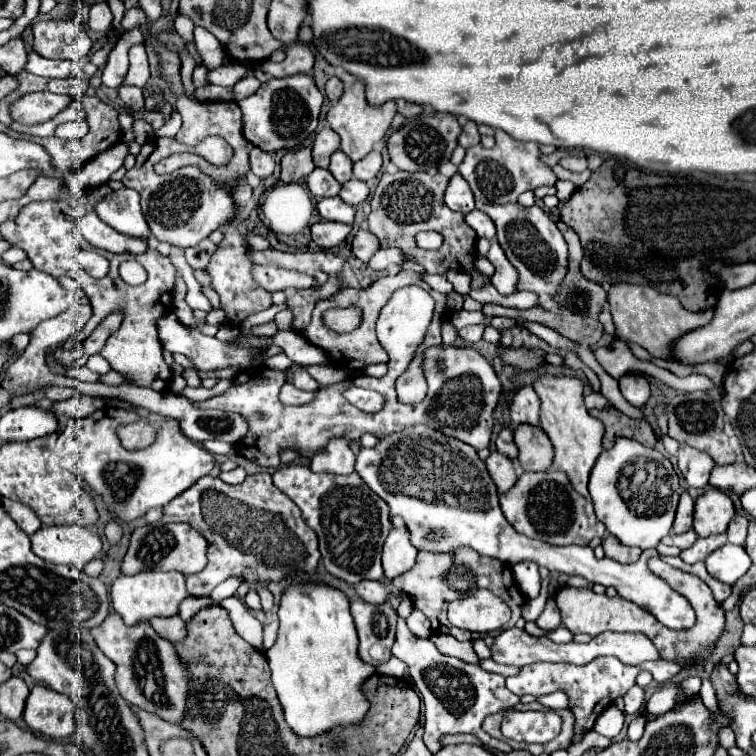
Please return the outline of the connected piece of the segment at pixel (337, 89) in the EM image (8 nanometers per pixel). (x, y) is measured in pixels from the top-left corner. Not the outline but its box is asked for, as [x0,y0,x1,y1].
[325,77,343,103]

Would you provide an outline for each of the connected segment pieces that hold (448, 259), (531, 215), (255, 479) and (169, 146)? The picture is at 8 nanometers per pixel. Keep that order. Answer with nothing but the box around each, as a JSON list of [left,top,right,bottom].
[[367,171,491,289],[483,203,567,297],[163,473,321,595],[123,135,237,249]]

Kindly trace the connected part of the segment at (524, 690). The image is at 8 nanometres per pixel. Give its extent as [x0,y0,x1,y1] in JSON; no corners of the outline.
[507,657,683,733]

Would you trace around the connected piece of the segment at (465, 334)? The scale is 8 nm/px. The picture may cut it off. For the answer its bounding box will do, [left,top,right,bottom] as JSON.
[459,325,483,343]

